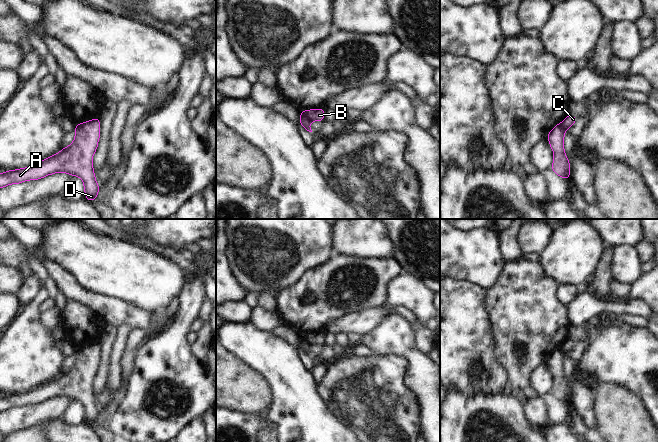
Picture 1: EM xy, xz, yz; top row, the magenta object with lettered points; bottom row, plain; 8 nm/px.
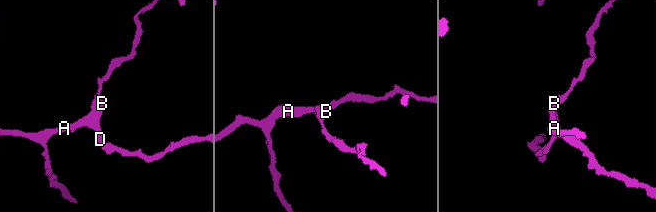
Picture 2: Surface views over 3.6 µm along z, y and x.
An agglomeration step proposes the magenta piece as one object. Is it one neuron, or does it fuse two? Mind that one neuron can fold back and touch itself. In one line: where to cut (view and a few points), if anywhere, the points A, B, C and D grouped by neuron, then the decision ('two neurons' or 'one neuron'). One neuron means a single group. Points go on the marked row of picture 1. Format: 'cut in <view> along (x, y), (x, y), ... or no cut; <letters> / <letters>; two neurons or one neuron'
cut in xz along (301, 115), (310, 120); A B D / C; two neurons

